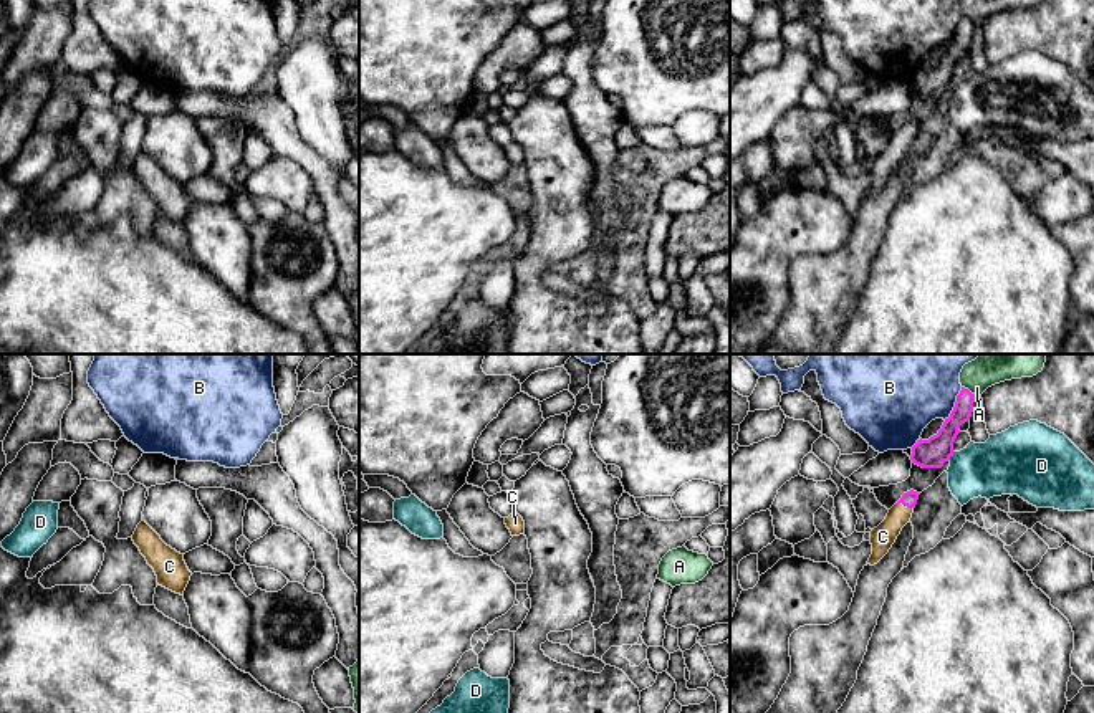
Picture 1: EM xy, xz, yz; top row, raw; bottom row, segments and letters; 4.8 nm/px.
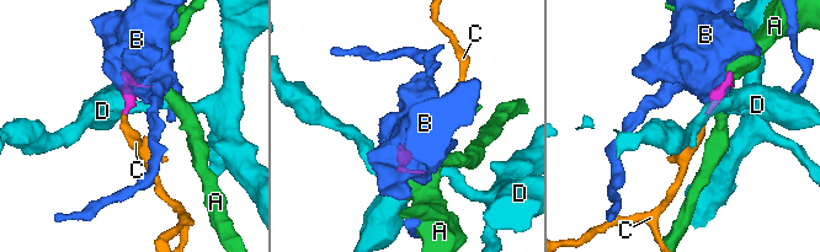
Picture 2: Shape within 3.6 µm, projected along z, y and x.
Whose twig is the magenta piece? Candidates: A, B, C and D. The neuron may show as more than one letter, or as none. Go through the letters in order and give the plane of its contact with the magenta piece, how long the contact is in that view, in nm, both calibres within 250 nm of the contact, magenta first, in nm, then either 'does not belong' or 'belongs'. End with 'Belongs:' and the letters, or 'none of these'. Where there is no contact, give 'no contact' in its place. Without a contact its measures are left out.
A: meets magenta in yz; contact 80 nm long; 90 nm thick on the magenta side, 240 nm on the other; does not belong
B: meets magenta in yz; contact 180 nm long; 140 nm thick on the magenta side, 460 nm on the other; does not belong
C: meets magenta in yz; contact 90 nm long; 70 nm thick on the magenta side, 120 nm on the other; belongs
D: meets magenta in yz; contact 50 nm long; 140 nm thick on the magenta side, 280 nm on the other; does not belong
Belongs: C

